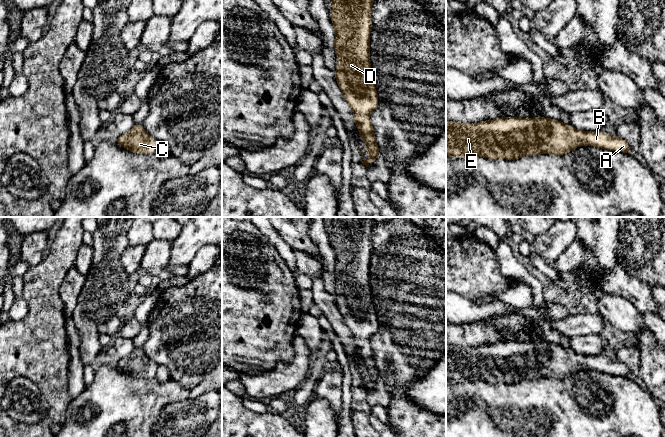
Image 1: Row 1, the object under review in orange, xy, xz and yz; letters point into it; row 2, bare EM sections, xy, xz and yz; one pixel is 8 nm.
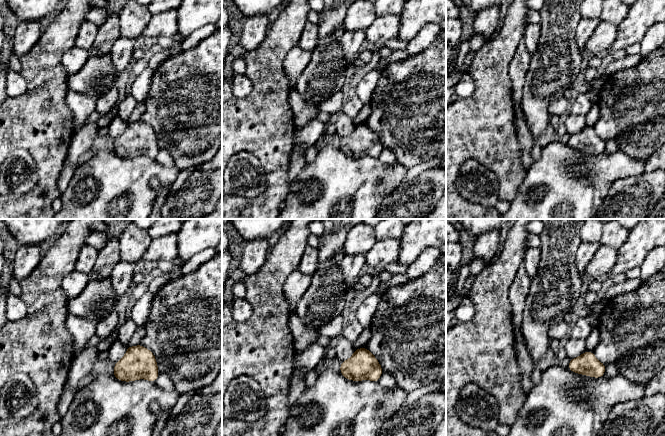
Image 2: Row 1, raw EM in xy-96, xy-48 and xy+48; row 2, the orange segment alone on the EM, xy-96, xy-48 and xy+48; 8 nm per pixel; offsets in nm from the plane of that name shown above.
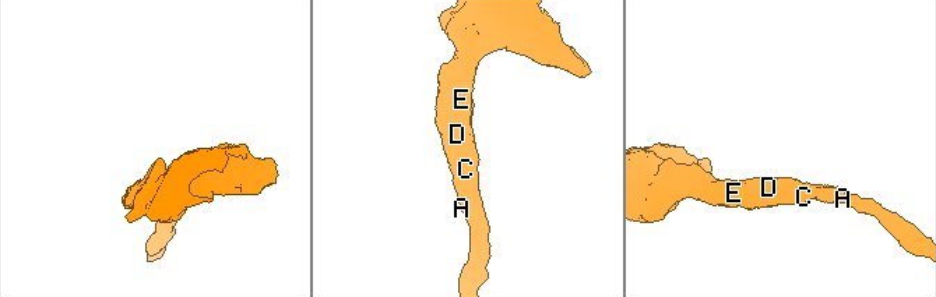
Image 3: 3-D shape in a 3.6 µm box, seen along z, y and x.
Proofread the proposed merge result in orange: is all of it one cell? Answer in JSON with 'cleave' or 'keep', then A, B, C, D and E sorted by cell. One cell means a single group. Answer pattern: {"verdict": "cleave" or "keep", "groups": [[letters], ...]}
{"verdict": "keep", "groups": [["A", "B", "C", "D", "E"]]}

